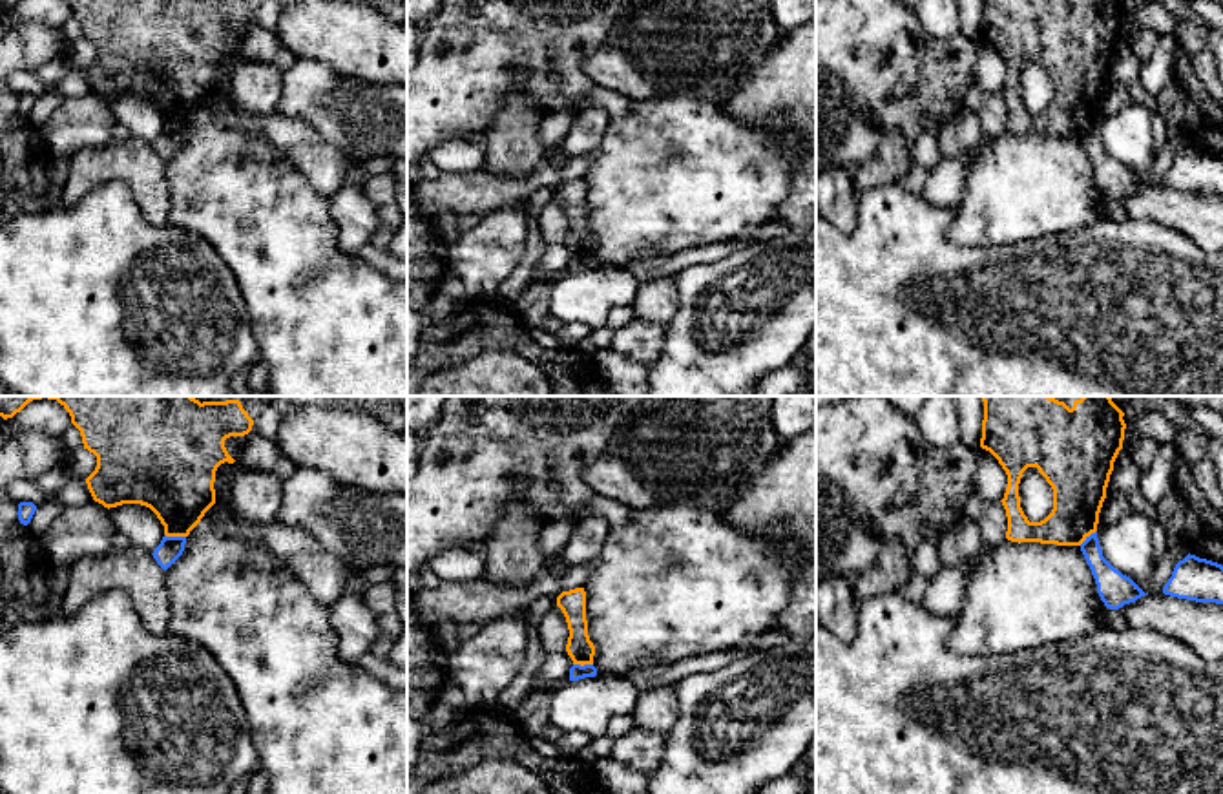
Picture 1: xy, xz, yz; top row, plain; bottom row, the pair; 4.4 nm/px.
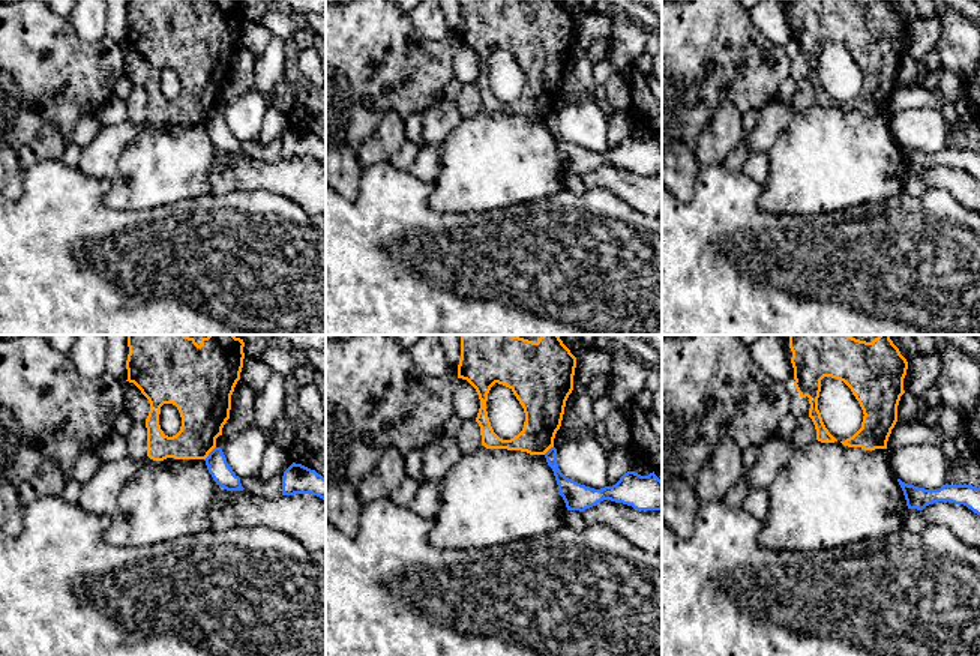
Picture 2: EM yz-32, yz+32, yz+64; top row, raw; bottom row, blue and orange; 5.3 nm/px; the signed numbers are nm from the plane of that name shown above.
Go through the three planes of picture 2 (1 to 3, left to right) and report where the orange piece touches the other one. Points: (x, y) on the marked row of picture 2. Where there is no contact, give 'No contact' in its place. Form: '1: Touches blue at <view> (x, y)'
1: Touches blue at yz-32 (209, 454)
2: Touches blue at yz+32 (550, 449)
3: No contact

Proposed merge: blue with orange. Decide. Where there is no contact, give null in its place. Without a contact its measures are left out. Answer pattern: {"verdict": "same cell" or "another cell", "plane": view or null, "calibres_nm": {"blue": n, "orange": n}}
{"verdict": "another cell", "plane": "xy", "calibres_nm": {"blue": 110, "orange": 340}}

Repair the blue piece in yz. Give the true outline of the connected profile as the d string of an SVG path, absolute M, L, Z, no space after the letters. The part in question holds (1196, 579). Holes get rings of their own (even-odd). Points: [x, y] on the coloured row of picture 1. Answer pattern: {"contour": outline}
{"contour": "M1186 555L1163 588L1165 595L1223 604L1223 566L1196 555Z"}

